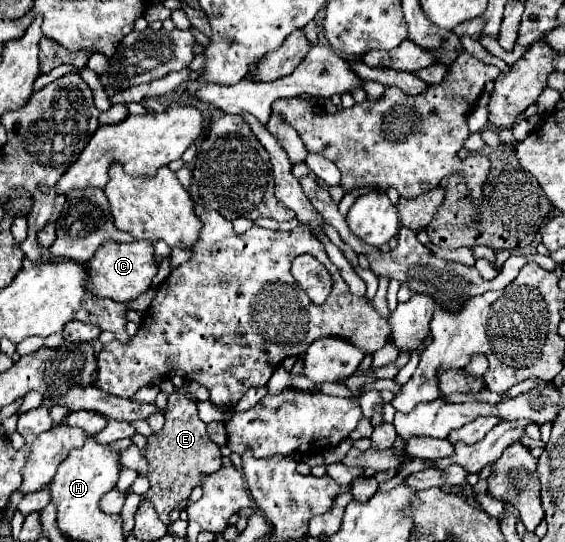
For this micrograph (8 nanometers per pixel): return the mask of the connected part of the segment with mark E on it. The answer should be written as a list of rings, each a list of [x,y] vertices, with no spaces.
[[[170,394],[164,416],[164,428],[148,438],[148,448],[144,452],[150,464],[146,474],[146,478],[150,480],[150,490],[144,494],[144,498],[154,504],[160,520],[168,526],[170,512],[190,496],[194,486],[200,486],[200,478],[222,468],[222,454],[220,446],[208,438],[206,424],[198,418],[196,402],[188,400],[182,394]]]

